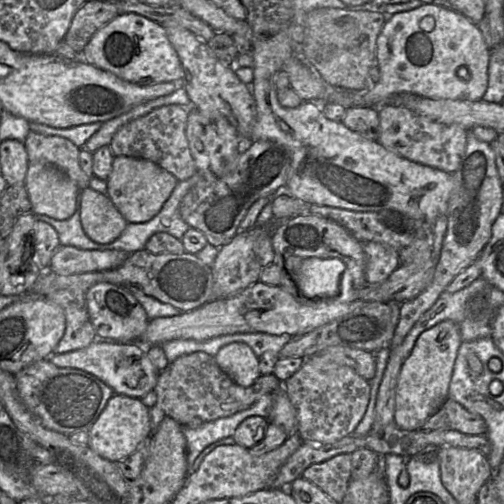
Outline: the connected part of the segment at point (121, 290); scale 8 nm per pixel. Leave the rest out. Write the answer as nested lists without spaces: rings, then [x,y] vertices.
[[[101,282],[85,292],[86,309],[98,339],[118,343],[137,342],[147,328],[149,318],[138,300],[124,287]]]

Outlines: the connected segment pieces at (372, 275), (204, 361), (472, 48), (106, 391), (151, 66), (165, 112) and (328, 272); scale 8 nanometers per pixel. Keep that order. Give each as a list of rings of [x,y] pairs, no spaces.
[[[361,242],[366,256],[365,278],[368,284],[384,282],[400,266],[398,251],[377,242]]]
[[[193,352],[179,356],[172,364],[164,412],[181,425],[189,424],[194,418],[203,422],[215,421],[245,410],[263,395],[275,393],[282,388],[283,382],[274,374],[261,374],[251,386],[240,386],[221,370],[214,356],[205,352]]]
[[[423,4],[411,11],[388,16],[377,39],[377,65],[380,80],[373,88],[363,90],[335,89],[323,103],[335,103],[345,109],[378,108],[399,94],[415,94],[431,99],[479,101],[488,87],[488,66],[491,50],[478,26],[463,14],[435,4]]]
[[[49,358],[31,363],[14,376],[19,396],[29,411],[37,416],[47,429],[67,436],[77,431],[89,431],[109,399],[115,394],[96,376],[77,368],[59,368],[52,364]]]
[[[121,13],[96,31],[81,54],[86,62],[139,85],[182,81],[184,69],[164,26],[136,13]]]
[[[177,104],[162,106],[125,124],[111,141],[114,156],[146,159],[171,173],[178,181],[189,179],[197,169],[186,137],[188,109]]]
[[[303,258],[296,264],[294,281],[306,299],[334,298],[340,292],[340,278],[345,264],[337,258]]]

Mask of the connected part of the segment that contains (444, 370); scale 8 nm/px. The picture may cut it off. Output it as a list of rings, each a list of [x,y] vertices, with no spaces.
[[[442,321],[416,340],[410,355],[403,361],[395,393],[395,424],[403,430],[419,430],[448,398],[453,366],[461,344],[459,325]]]

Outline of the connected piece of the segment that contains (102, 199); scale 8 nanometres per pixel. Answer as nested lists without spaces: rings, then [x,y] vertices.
[[[87,187],[80,192],[80,198],[81,222],[87,236],[99,244],[117,240],[128,222],[108,195]]]

